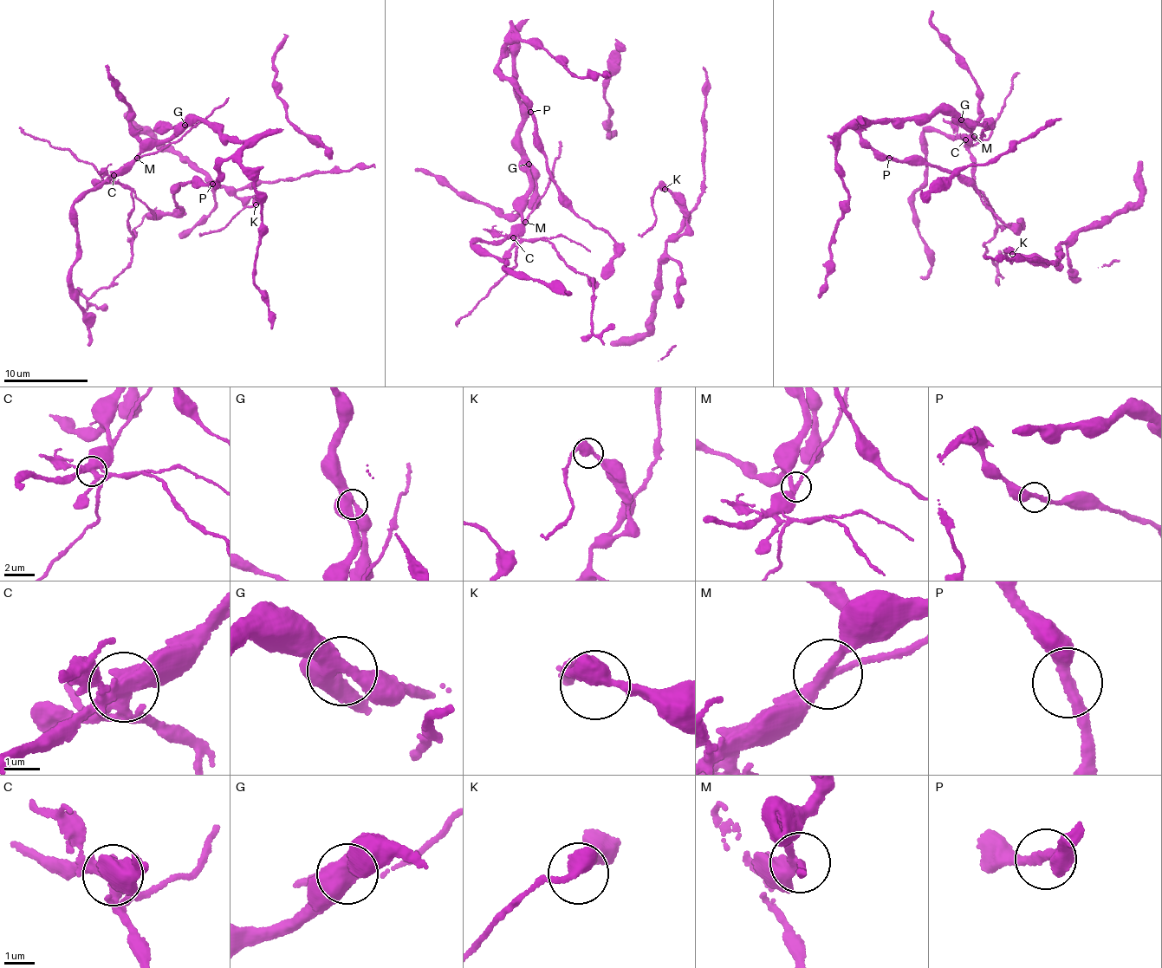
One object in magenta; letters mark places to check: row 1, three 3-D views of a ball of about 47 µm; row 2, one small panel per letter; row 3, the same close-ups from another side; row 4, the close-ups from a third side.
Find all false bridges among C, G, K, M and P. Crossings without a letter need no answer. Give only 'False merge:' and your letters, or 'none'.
False merge: C, M

